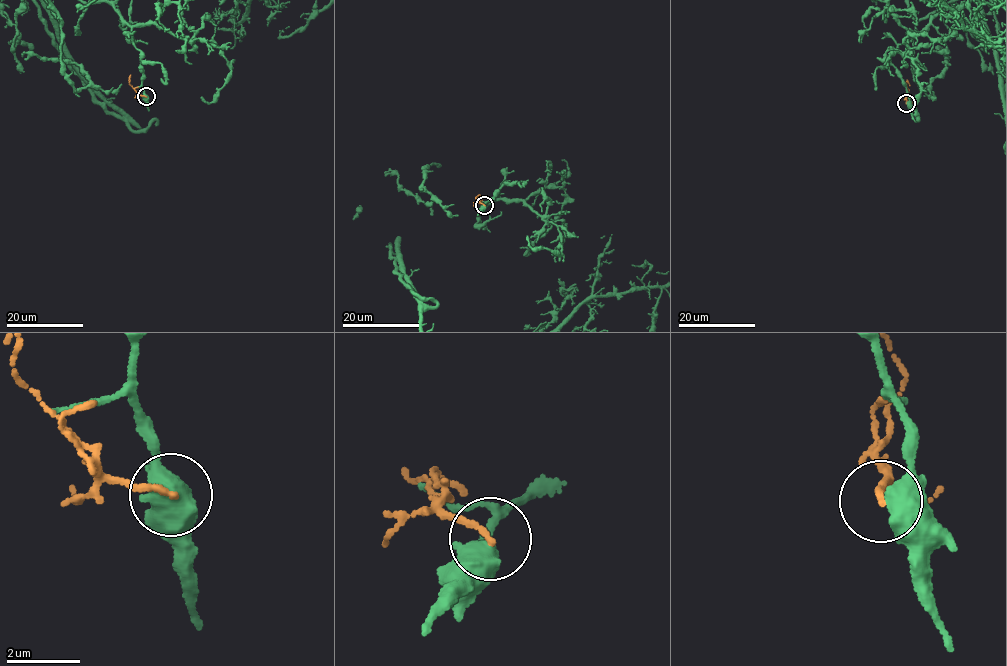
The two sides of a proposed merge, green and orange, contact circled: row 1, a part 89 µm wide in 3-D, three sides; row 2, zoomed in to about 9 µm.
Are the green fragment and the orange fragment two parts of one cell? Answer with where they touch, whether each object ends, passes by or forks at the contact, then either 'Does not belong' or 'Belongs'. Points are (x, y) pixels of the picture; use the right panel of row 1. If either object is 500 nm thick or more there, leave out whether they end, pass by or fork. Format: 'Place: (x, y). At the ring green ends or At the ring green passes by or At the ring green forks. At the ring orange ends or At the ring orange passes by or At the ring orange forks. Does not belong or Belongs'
Place: (906, 103). At the ring green passes by. At the ring orange ends. Does not belong

